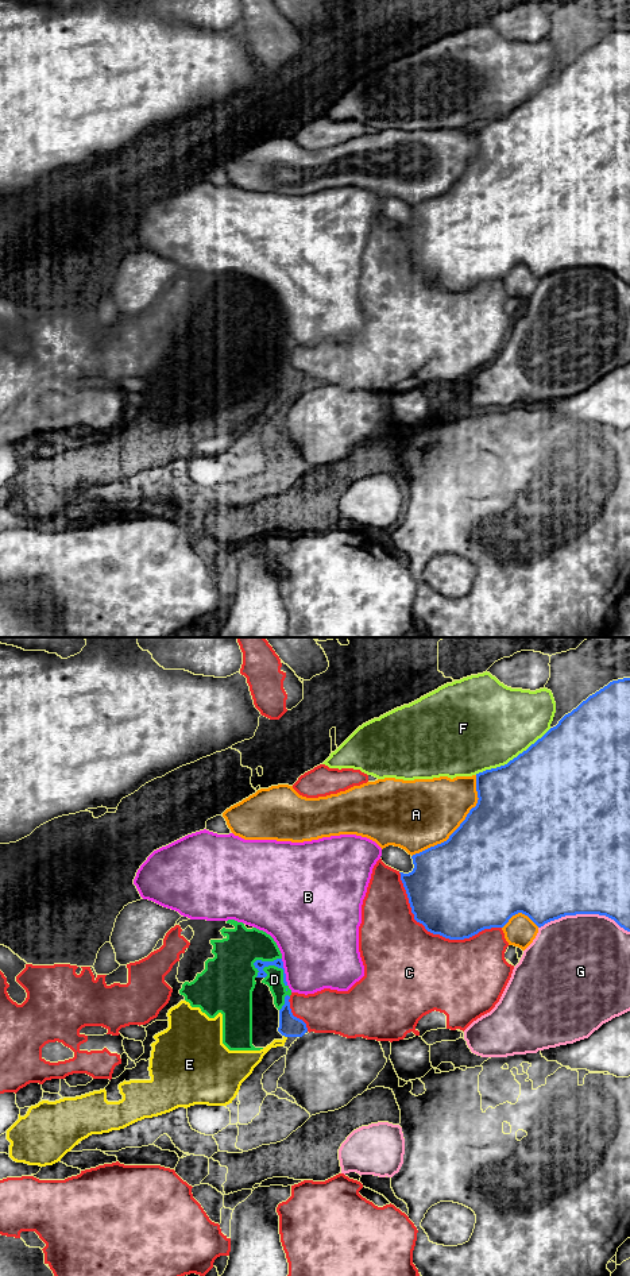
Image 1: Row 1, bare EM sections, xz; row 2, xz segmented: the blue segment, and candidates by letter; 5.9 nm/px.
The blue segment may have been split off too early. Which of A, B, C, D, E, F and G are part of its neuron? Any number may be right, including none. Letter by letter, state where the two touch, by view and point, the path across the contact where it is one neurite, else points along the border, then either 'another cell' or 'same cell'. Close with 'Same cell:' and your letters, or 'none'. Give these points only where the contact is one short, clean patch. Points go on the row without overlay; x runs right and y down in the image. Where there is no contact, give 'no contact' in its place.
A: xz (460, 177) | another cell
B: xz (283, 324) | another cell
C: xz (435, 285) | another cell
D: xz (283, 324) | another cell
E: xz (285, 388) | another cell
F: xz (514, 110) | another cell
G: xz (584, 265) | another cell
Same cell: none

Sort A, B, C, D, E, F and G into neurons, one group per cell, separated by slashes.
A / B / C / D E / F / G

